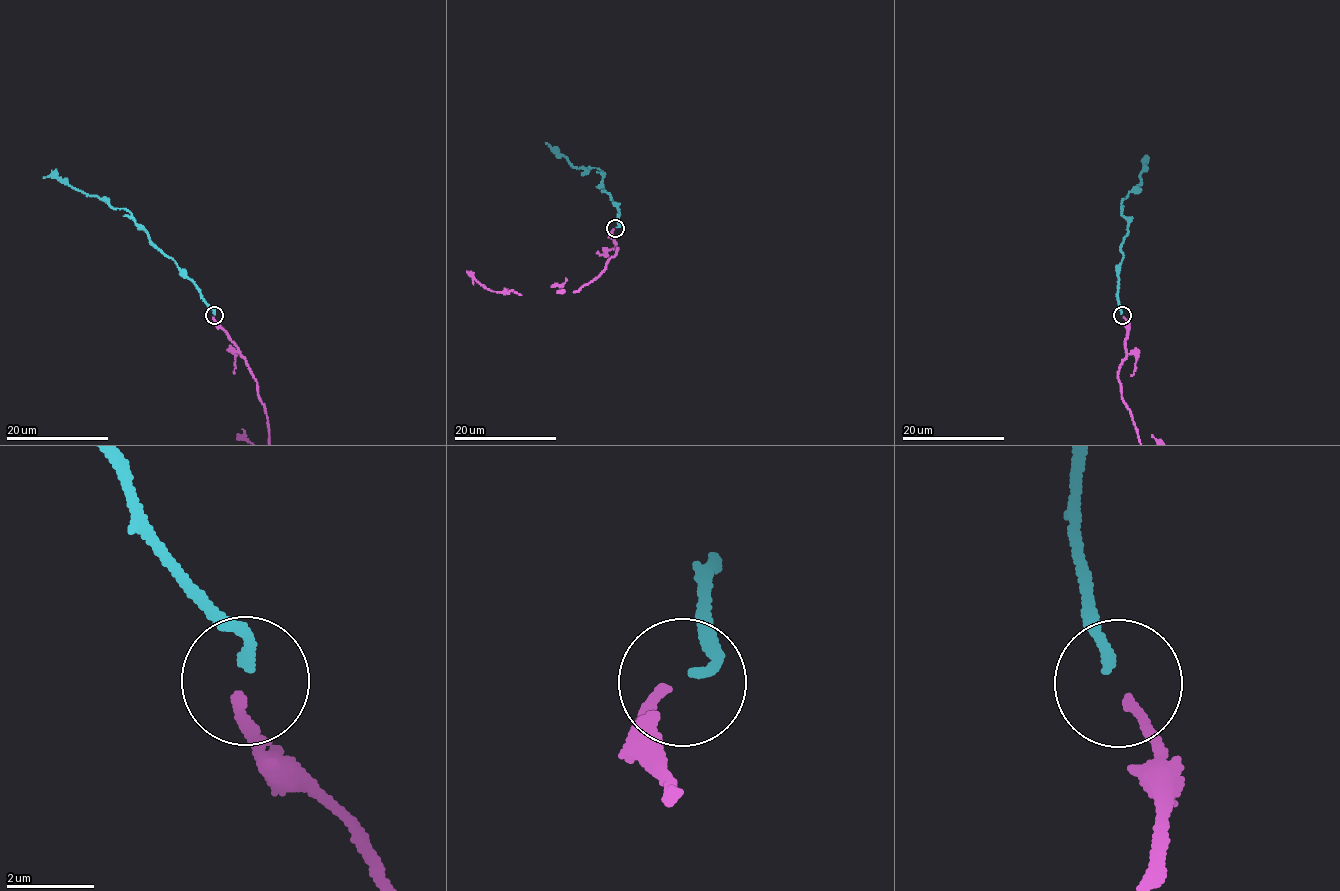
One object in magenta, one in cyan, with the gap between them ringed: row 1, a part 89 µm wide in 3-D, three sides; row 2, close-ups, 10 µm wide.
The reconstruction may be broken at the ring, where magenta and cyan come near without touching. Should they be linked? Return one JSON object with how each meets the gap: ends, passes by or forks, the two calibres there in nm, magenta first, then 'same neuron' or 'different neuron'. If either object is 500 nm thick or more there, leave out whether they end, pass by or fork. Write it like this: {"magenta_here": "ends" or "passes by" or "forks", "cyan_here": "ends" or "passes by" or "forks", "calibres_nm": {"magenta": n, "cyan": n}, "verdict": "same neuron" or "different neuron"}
{"magenta_here": "ends", "cyan_here": "ends", "calibres_nm": {"magenta": 220, "cyan": 220}, "verdict": "same neuron"}

